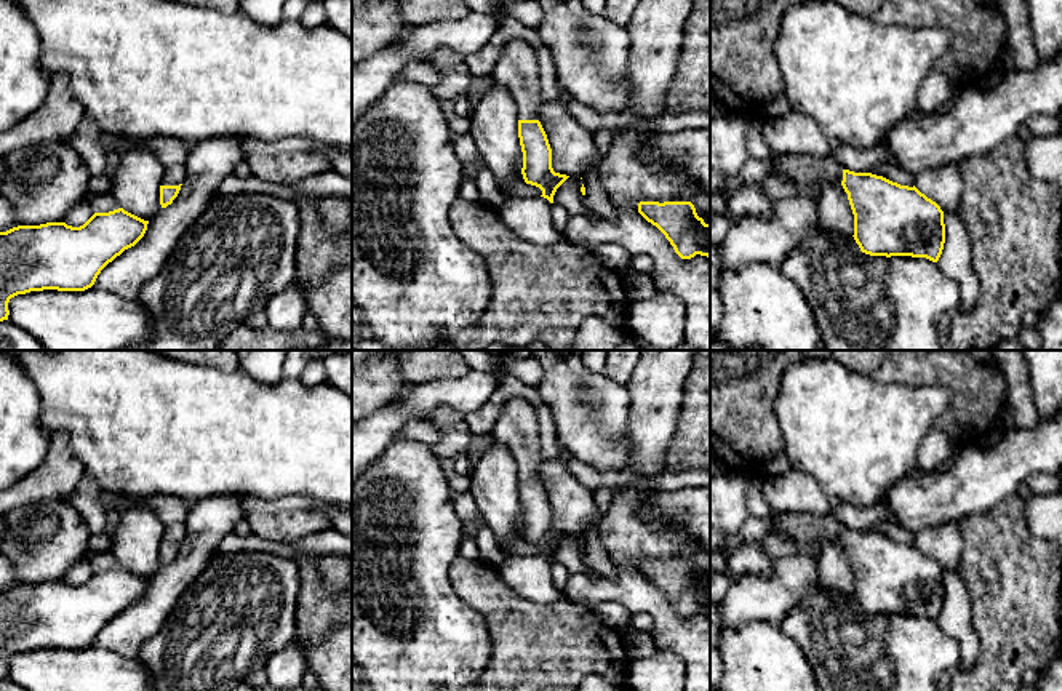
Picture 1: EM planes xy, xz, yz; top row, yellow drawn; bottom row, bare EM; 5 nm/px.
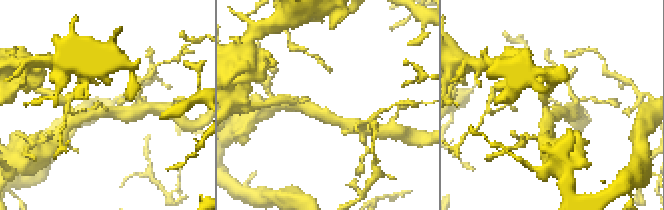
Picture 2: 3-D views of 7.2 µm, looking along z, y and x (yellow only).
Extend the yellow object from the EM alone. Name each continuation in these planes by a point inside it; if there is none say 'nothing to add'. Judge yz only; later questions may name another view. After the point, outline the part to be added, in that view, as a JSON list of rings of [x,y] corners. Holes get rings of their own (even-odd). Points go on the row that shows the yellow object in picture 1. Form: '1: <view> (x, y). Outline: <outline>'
1: yz (806, 170). Outline: [[[749,120],[747,150],[750,158],[774,160],[777,179],[816,186],[822,190],[825,181],[843,181],[843,166],[832,157],[777,155],[761,133],[763,120]]]

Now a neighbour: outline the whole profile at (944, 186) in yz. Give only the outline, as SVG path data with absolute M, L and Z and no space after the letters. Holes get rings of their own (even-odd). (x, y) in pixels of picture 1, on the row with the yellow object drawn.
M948 163L940 168L926 170L915 176L915 187L936 202L945 213L958 211L963 198L963 176L960 163Z

